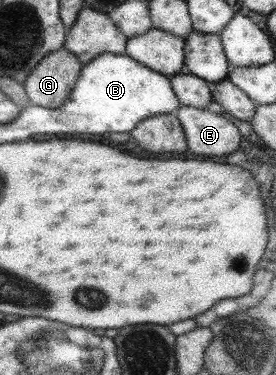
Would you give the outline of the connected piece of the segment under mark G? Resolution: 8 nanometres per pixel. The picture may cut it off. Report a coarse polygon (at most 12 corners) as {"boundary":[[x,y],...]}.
{"boundary":[[63,47],[22,82],[31,104],[60,108],[81,67]]}

